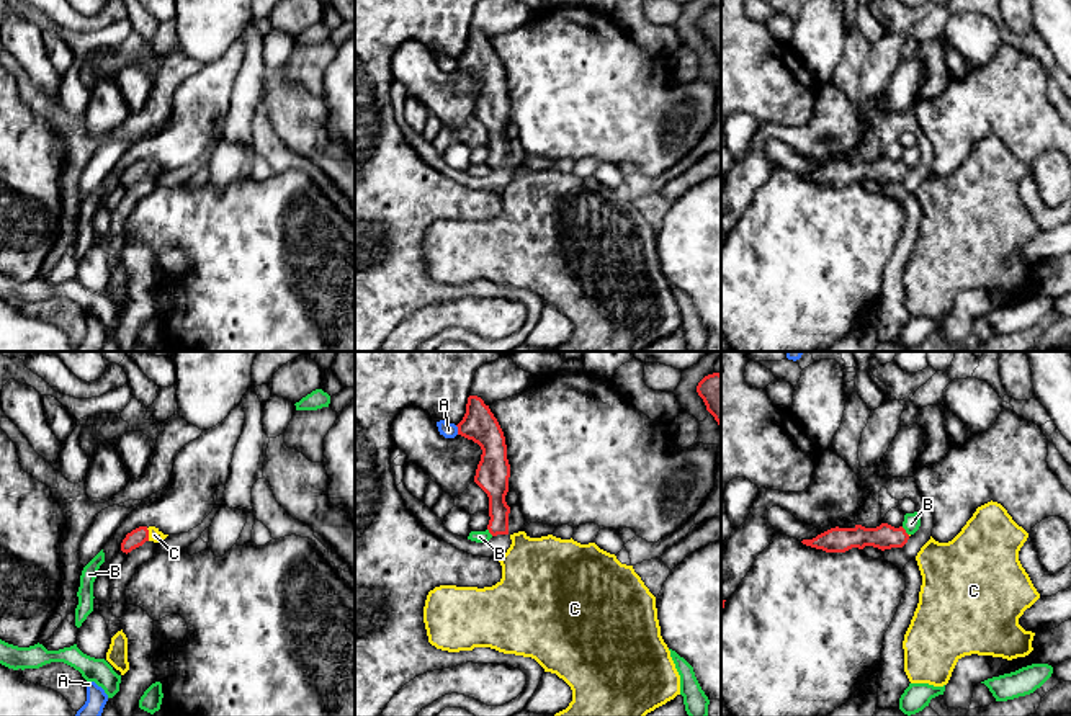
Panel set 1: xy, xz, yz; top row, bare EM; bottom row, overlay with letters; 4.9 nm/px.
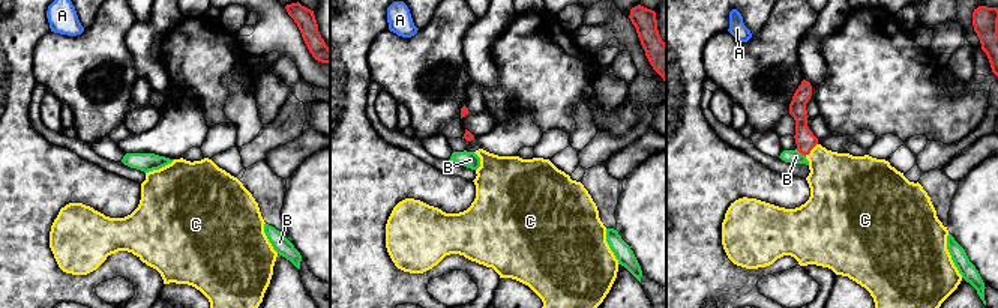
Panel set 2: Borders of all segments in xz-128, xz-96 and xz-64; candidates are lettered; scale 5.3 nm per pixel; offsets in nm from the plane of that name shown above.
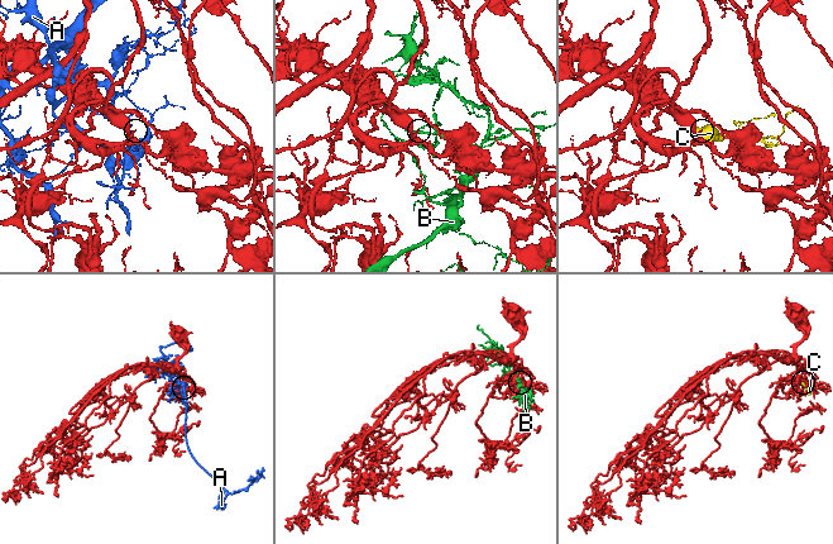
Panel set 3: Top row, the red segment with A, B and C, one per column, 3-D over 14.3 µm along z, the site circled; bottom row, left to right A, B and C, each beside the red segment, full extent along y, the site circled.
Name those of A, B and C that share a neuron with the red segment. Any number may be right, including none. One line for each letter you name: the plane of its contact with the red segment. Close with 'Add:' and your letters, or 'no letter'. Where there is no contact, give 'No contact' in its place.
C: Touches red in xy
Add: C

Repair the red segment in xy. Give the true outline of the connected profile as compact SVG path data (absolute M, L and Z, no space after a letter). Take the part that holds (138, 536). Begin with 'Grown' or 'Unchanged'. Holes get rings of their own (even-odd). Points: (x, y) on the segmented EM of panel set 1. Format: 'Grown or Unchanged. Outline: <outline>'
Grown. Outline: M139 526L132 530L131 533L126 535L126 538L121 543L121 551L123 553L131 553L132 549L142 546L146 541L154 541L160 543L165 539L168 535L164 535L159 528L155 526Z

